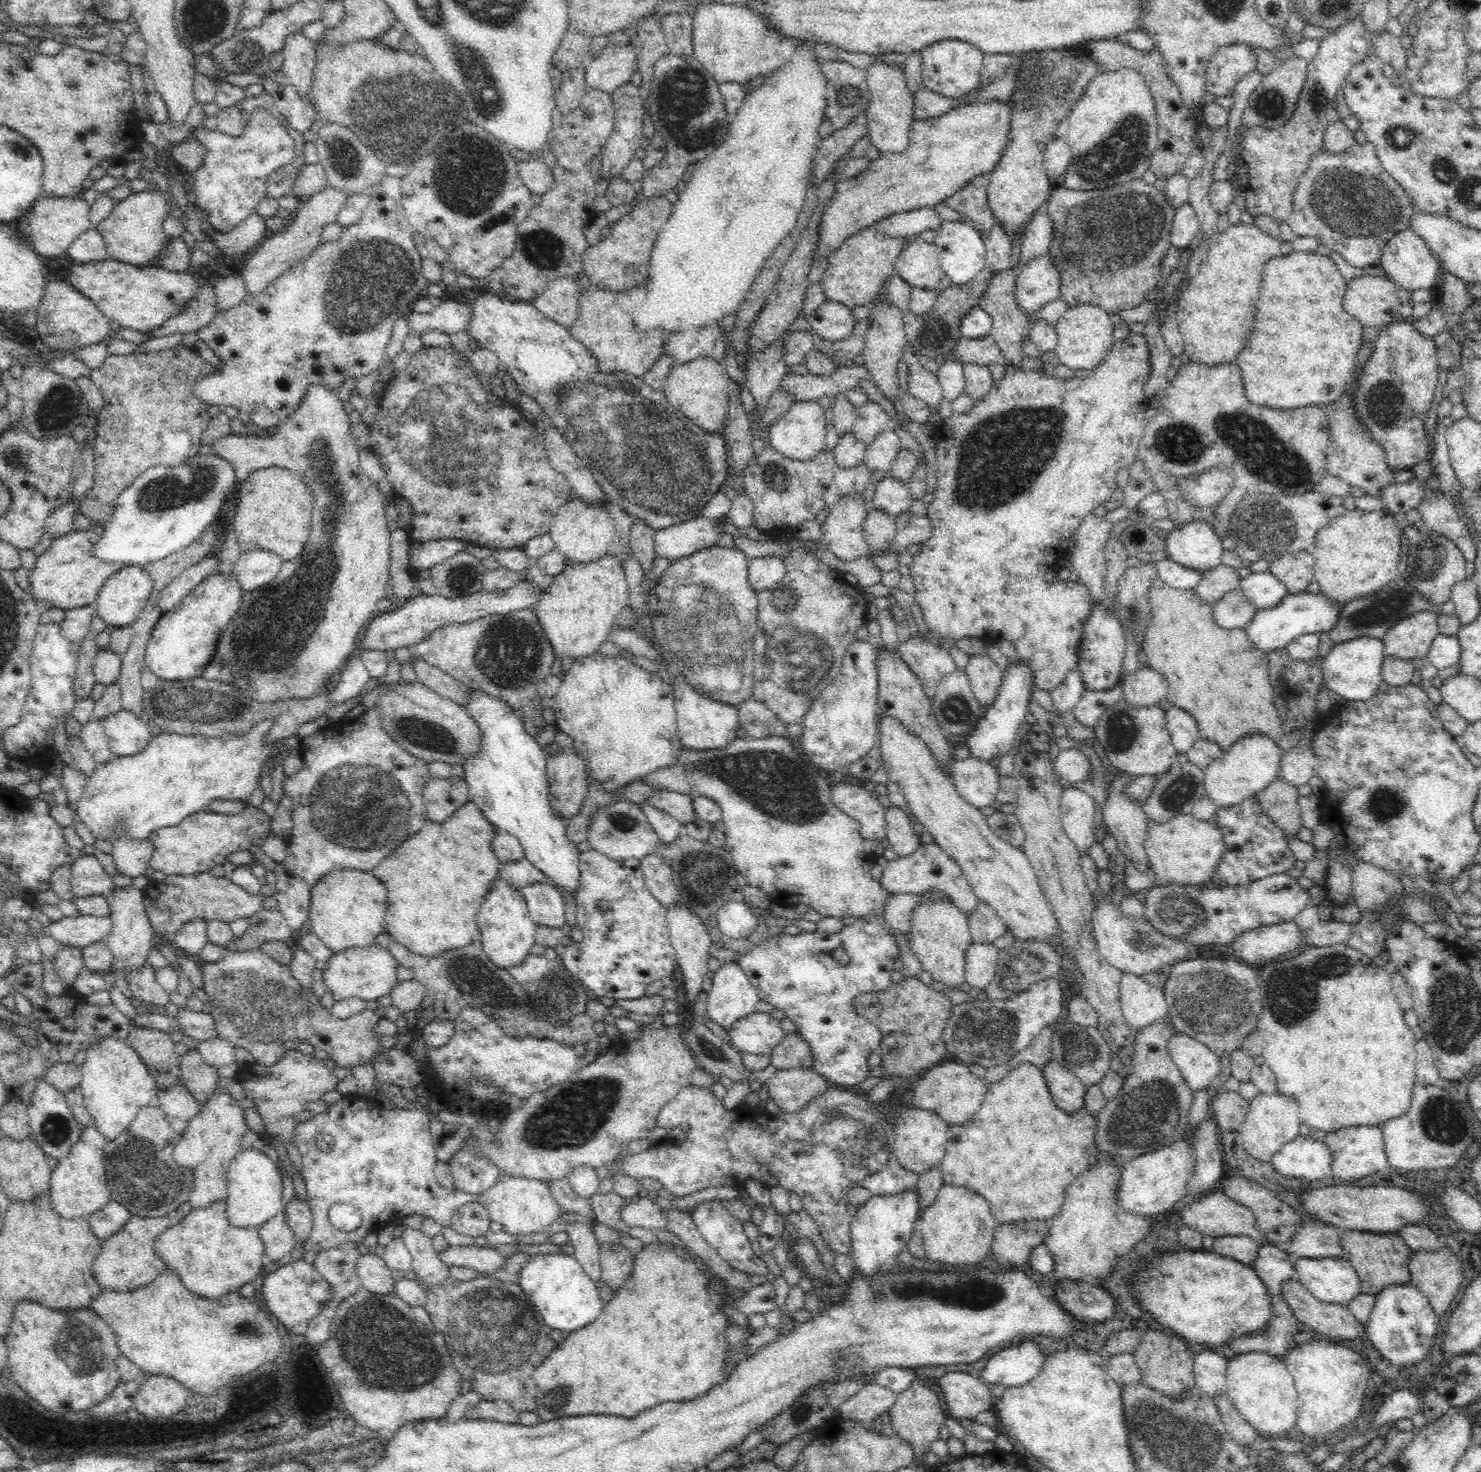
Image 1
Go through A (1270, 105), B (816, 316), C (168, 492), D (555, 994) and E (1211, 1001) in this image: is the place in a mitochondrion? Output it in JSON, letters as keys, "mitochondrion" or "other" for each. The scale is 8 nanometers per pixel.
{"A":"mitochondrion","B":"other","C":"mitochondrion","D":"mitochondrion","E":"mitochondrion"}

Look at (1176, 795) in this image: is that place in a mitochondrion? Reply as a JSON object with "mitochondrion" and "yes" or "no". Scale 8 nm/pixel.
{"mitochondrion":"yes"}

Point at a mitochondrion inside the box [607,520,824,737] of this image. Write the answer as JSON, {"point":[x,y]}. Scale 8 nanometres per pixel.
{"point":[704,627]}

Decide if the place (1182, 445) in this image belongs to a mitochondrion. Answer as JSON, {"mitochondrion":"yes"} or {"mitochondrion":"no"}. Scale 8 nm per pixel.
{"mitochondrion":"yes"}

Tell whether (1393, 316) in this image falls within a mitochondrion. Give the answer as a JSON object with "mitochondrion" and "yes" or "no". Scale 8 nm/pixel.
{"mitochondrion":"no"}

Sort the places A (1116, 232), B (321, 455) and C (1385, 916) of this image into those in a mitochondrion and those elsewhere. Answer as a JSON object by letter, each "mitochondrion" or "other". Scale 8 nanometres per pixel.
{"A":"mitochondrion","B":"mitochondrion","C":"mitochondrion"}

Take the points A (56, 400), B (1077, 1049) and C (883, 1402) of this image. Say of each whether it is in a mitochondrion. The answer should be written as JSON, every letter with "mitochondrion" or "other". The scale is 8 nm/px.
{"A":"mitochondrion","B":"mitochondrion","C":"other"}

